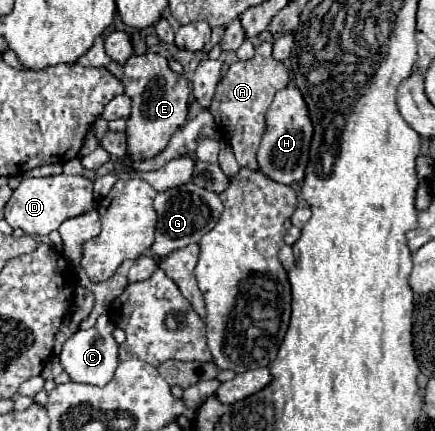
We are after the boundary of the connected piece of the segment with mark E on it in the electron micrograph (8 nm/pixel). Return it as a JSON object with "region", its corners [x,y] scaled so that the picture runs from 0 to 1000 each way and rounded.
{"region":[[[366,123],[306,128],[306,132],[297,132],[292,142],[297,142],[297,188],[292,188],[292,179],[283,179],[283,188],[287,188],[287,216],[301,225],[301,267],[297,267],[297,285],[292,285],[292,336],[297,336],[297,360],[301,360],[301,369],[338,369],[338,364],[356,364],[356,355],[366,355],[366,350],[389,332],[393,313],[425,285],[425,276],[430,276],[430,239],[434,239],[434,202],[430,202],[425,179],[411,174],[411,169],[402,169],[402,165],[393,165],[384,132],[375,132],[375,128],[366,132]]]}

